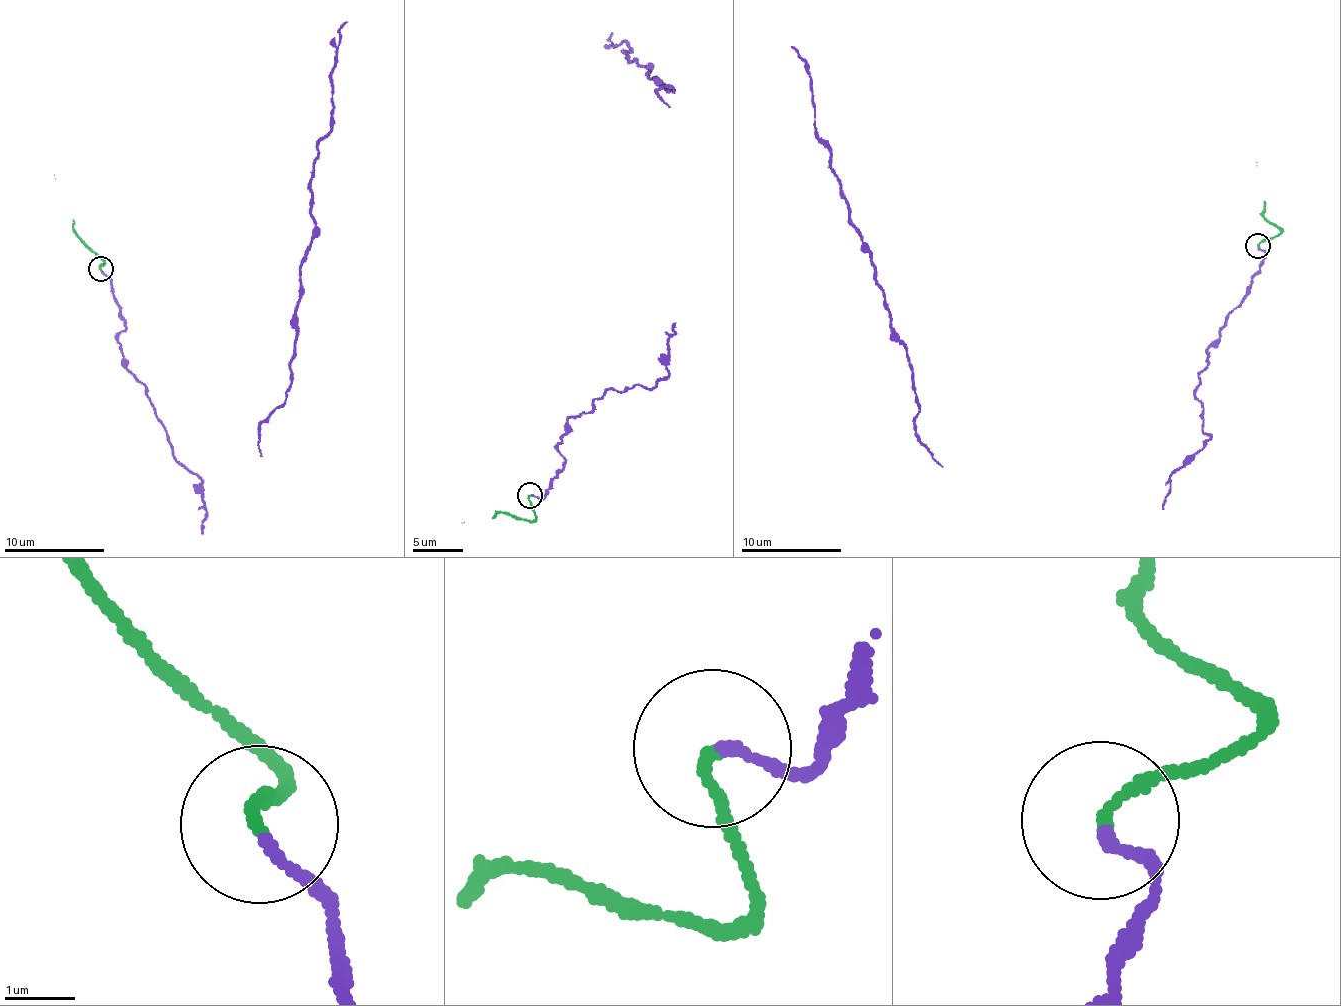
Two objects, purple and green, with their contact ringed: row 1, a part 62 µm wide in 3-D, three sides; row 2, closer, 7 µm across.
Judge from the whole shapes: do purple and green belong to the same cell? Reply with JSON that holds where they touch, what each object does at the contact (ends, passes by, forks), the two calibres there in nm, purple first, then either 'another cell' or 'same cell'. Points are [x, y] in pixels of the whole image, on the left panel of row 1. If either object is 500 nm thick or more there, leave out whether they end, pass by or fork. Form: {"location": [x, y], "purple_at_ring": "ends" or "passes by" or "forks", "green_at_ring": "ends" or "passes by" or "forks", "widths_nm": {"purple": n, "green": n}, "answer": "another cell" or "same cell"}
{"location": [100, 269], "purple_at_ring": "ends", "green_at_ring": "ends", "widths_nm": {"purple": 140, "green": 140}, "answer": "same cell"}

